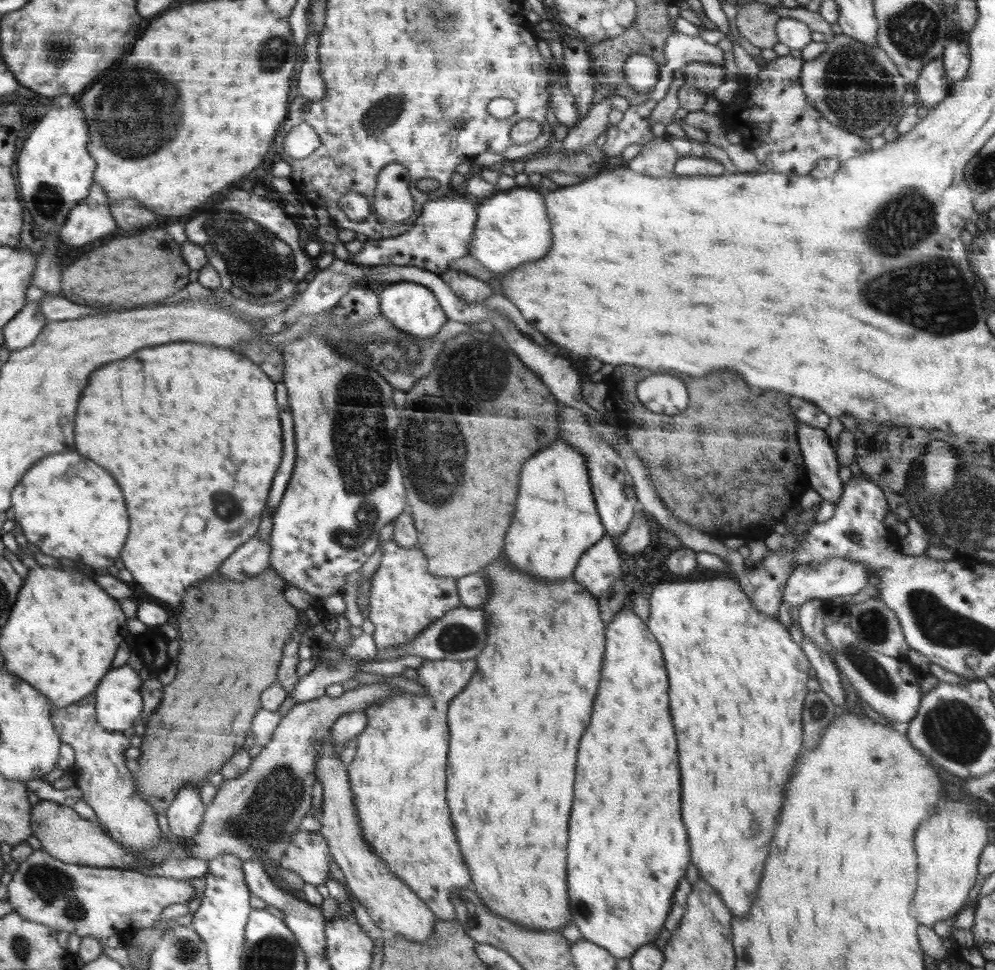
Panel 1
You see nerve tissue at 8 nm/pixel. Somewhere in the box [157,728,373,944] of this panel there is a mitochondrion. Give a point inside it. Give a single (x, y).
(276, 800)

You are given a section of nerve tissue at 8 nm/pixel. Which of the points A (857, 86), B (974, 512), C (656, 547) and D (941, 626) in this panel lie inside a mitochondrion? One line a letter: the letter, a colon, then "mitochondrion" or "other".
A: mitochondrion
B: mitochondrion
C: other
D: mitochondrion

